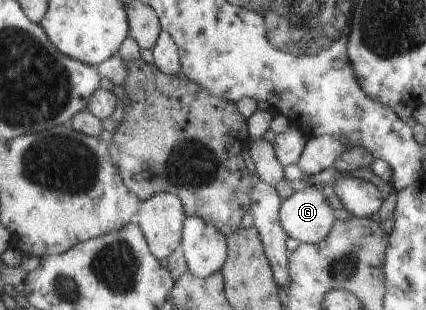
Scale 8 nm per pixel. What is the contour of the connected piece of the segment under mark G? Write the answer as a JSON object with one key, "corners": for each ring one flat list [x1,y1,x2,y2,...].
{"corners":[[314,186,296,191,283,200,279,220,288,238,307,244,325,241,336,221,327,196]]}

